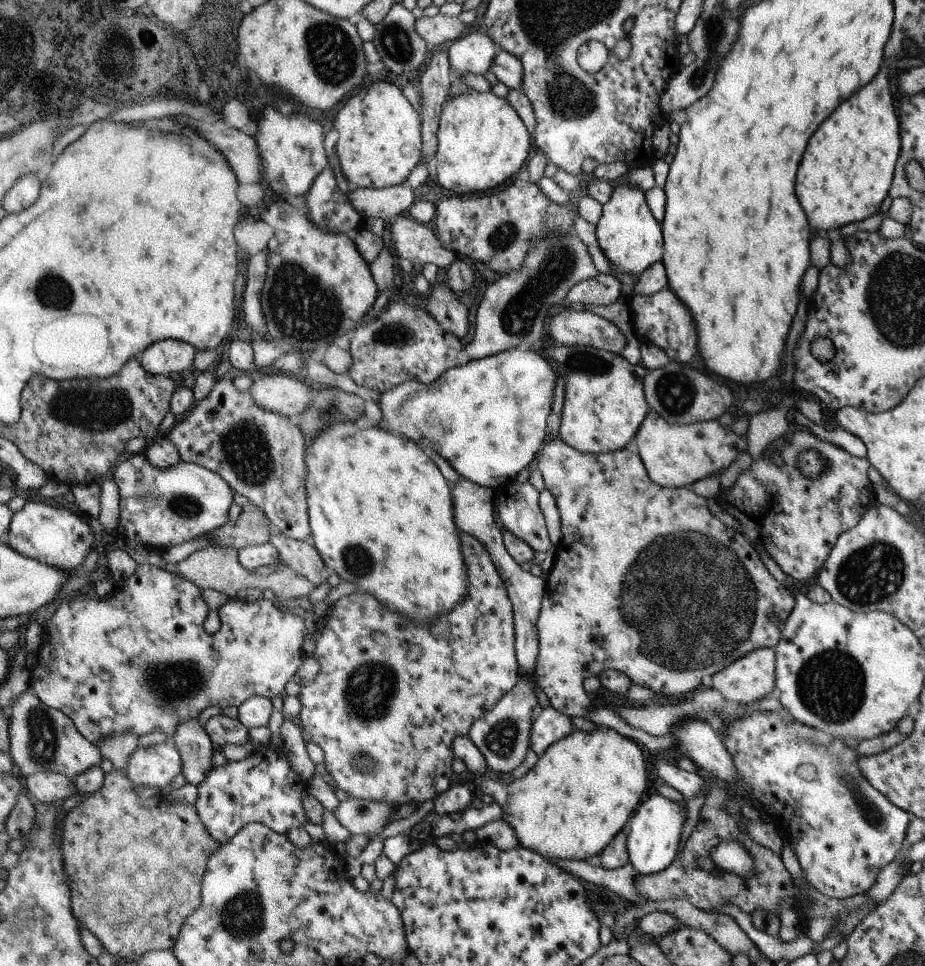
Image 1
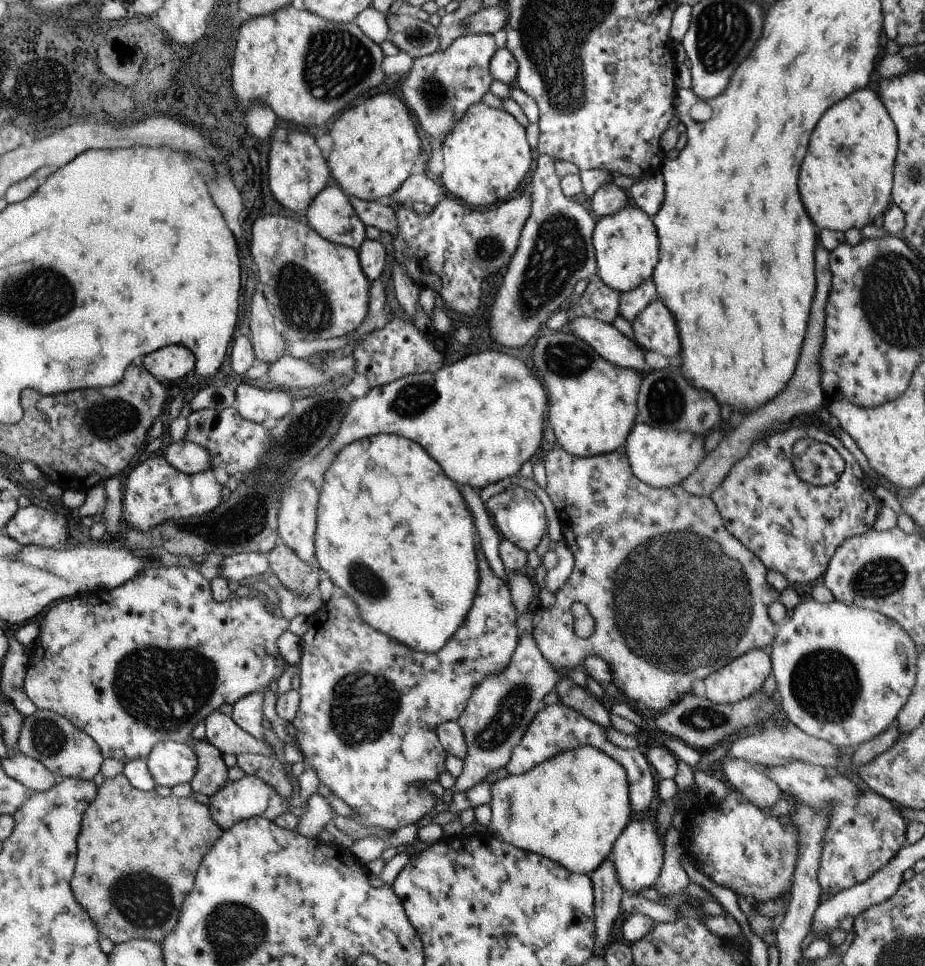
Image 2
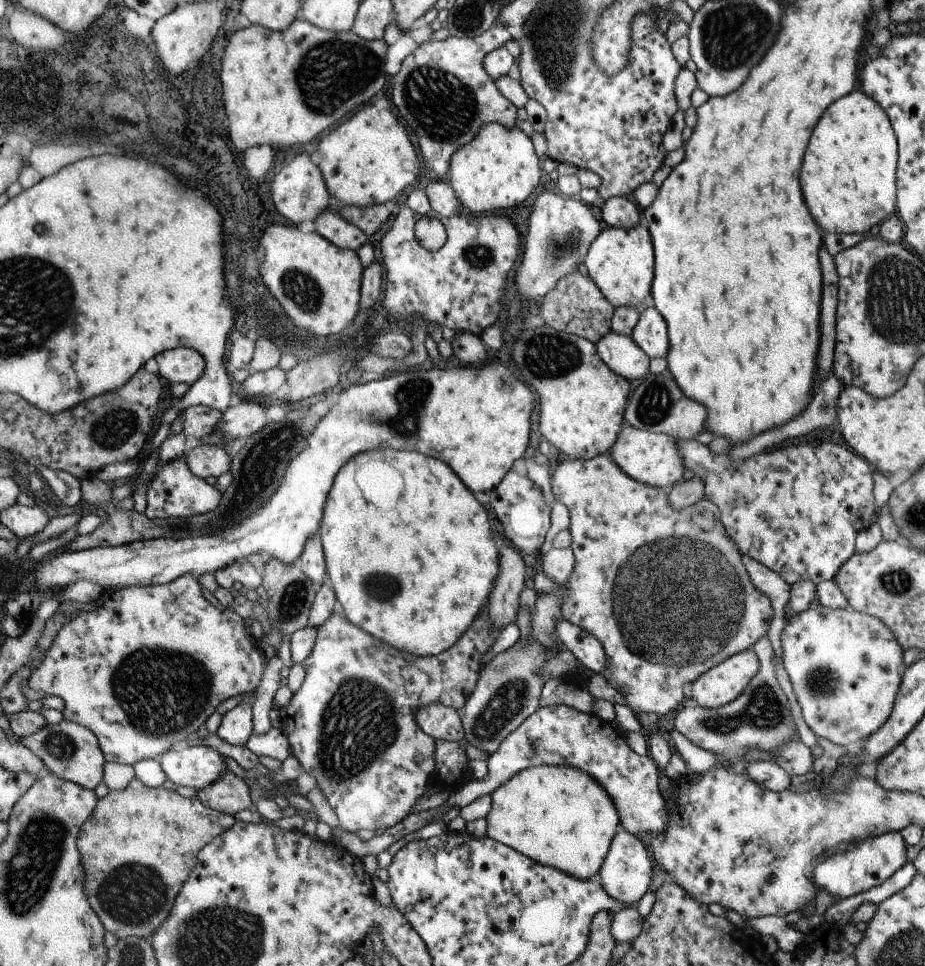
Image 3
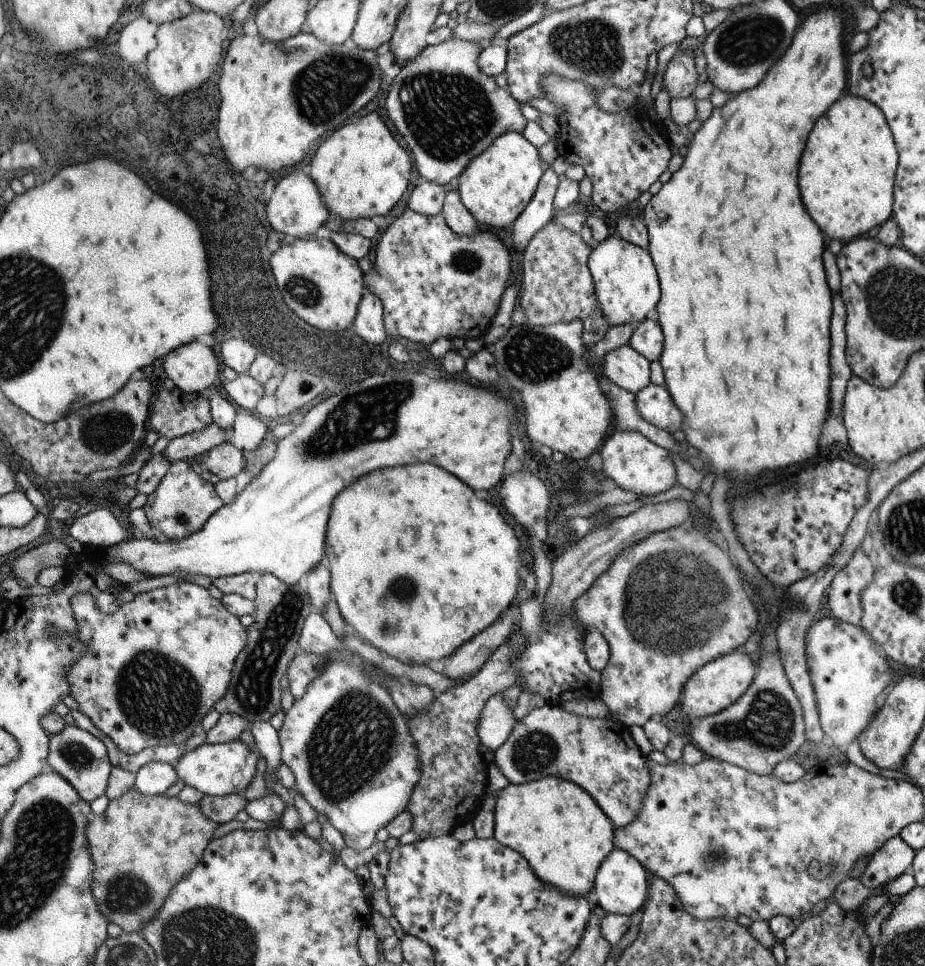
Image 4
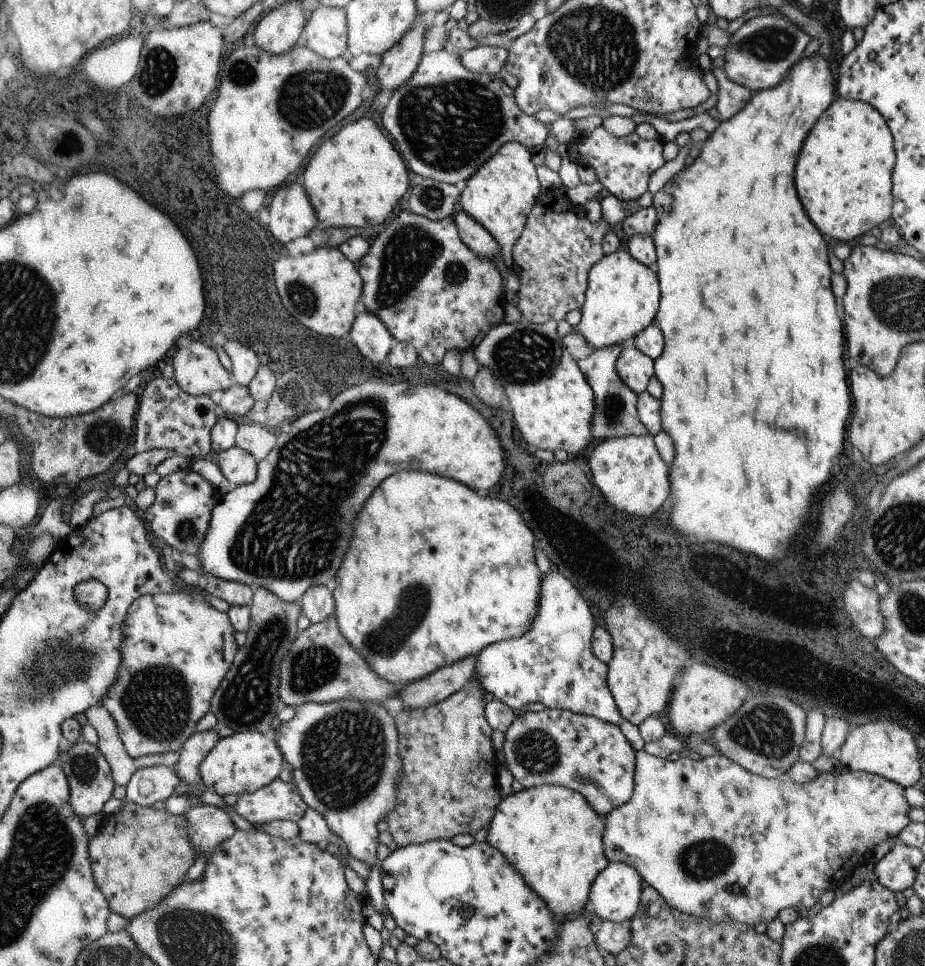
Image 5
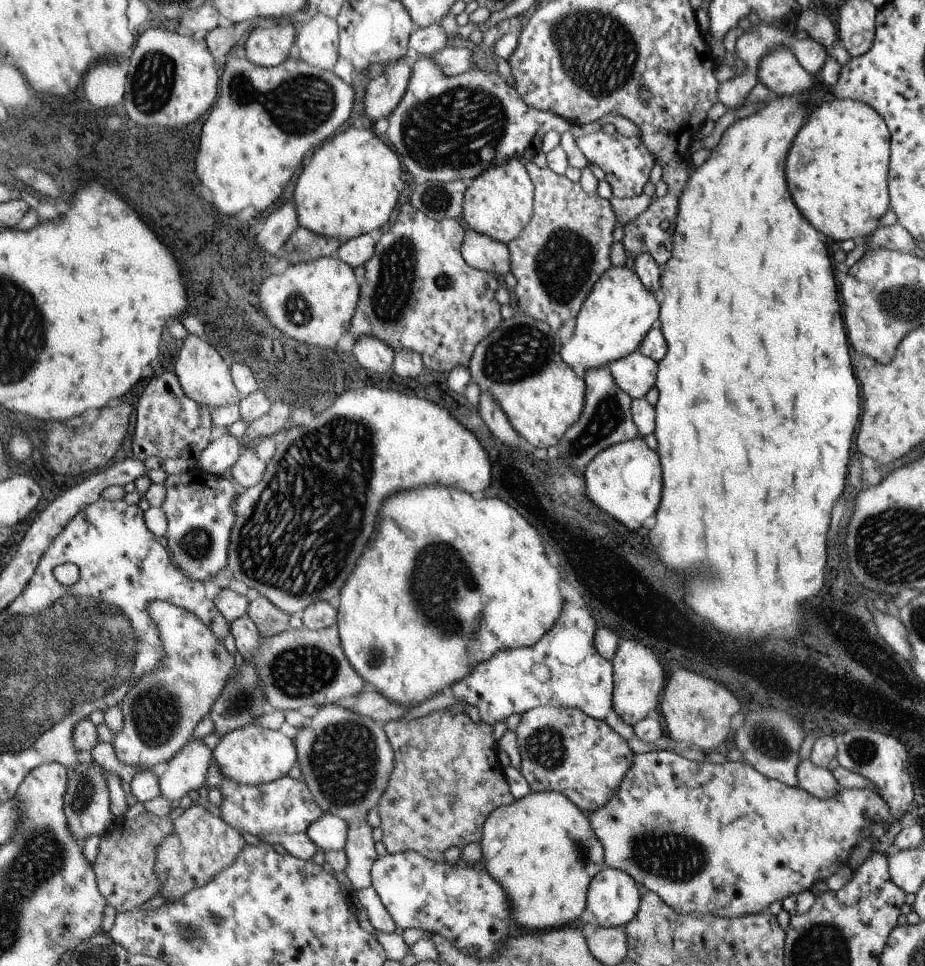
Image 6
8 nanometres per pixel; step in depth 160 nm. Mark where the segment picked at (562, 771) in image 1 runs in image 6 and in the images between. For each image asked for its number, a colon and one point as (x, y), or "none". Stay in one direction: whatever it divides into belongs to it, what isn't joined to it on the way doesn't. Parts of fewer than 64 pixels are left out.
2: (572, 808)
3: (561, 817)
4: (562, 831)
5: (550, 834)
6: (542, 850)

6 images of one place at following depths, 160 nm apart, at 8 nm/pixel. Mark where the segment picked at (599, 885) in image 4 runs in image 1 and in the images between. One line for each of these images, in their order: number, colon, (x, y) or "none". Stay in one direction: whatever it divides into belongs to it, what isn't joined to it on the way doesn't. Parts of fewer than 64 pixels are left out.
1: (653, 836)
2: (637, 855)
3: (625, 876)

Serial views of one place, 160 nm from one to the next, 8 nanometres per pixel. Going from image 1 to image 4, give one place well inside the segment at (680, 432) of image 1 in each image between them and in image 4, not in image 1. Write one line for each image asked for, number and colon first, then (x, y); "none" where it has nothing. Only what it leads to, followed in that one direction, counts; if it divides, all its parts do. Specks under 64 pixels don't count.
2: (662, 458)
3: (654, 459)
4: (631, 460)

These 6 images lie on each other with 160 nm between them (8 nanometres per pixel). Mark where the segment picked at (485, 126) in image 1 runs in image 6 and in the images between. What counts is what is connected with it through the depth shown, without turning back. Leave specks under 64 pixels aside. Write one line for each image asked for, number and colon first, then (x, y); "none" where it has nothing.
2: (486, 156)
3: (499, 169)
4: (495, 186)
5: (500, 196)
6: (499, 203)

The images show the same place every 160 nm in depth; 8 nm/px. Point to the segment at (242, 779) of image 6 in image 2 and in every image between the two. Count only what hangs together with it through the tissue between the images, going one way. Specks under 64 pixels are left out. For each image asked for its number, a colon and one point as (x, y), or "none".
2: (170, 763)
3: (196, 766)
4: (218, 769)
5: (242, 763)

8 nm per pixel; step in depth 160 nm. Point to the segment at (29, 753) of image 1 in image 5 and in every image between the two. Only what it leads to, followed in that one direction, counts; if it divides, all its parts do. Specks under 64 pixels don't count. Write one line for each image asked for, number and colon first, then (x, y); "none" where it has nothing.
2: (46, 736)
3: (71, 751)
4: (82, 759)
5: (91, 780)

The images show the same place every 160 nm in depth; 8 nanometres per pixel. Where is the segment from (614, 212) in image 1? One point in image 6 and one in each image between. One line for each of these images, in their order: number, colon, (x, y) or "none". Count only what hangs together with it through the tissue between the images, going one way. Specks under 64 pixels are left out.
2: (626, 243)
3: (621, 262)
4: (626, 279)
5: (622, 297)
6: (619, 312)

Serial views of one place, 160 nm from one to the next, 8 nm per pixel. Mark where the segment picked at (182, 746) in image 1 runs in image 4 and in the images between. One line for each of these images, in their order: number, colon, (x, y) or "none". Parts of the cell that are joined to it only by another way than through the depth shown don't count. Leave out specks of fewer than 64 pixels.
2: (212, 774)
3: (230, 795)
4: (221, 809)

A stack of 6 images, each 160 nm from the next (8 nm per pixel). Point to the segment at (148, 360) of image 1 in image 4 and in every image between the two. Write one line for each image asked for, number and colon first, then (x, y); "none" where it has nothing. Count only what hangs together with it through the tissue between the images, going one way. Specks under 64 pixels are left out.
2: (174, 362)
3: (184, 365)
4: (193, 368)

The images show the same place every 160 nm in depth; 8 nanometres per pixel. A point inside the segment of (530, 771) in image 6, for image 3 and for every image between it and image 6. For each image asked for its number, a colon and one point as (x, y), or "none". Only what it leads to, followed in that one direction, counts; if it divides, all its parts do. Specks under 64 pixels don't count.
3: (556, 735)
4: (599, 754)
5: (552, 747)

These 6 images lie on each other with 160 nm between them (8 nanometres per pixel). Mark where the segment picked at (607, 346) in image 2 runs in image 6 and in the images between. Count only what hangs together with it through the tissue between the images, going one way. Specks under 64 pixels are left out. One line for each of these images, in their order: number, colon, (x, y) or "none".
3: (622, 354)
4: (625, 366)
5: (635, 369)
6: (637, 374)

